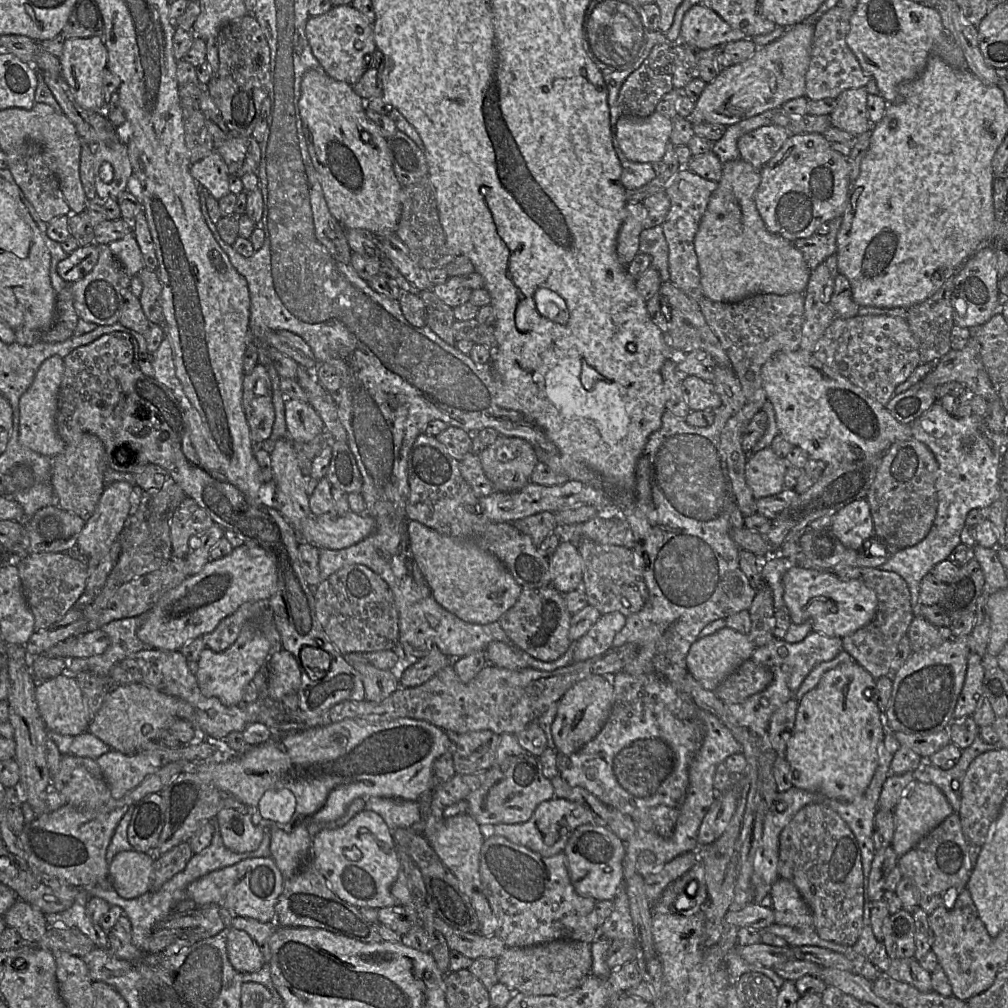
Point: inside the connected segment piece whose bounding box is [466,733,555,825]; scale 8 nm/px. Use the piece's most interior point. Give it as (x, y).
(512, 788)

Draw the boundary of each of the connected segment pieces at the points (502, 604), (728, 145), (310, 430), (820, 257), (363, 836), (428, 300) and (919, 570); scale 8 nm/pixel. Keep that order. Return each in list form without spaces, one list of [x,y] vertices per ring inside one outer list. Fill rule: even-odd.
[[[413,520],[408,522],[407,530],[414,561],[430,588],[433,598],[448,612],[466,622],[488,624],[499,621],[500,617],[515,604],[522,587],[516,583],[499,559],[477,542],[441,534]]]
[[[767,110],[754,117],[727,126],[724,135],[713,143],[711,151],[718,156],[722,164],[739,159],[738,139],[761,126],[771,125],[774,113],[775,110]]]
[[[287,398],[284,404],[288,437],[293,442],[310,442],[325,432],[325,425],[311,404]]]
[[[838,216],[830,222],[830,232],[826,235],[814,233],[808,238],[796,239],[793,244],[798,249],[811,271],[837,253],[837,235],[842,224],[842,216]]]
[[[362,810],[342,827],[320,830],[312,838],[311,861],[326,878],[333,892],[347,903],[358,908],[376,909],[398,905],[390,893],[390,888],[397,879],[401,867],[397,845],[393,838],[393,832],[378,813]]]
[[[432,289],[419,291],[419,297],[425,304],[425,325],[428,325],[433,332],[446,343],[455,346],[456,339],[454,337],[452,325],[456,319],[454,317],[453,308],[440,300]]]
[[[935,402],[910,425],[912,438],[924,443],[932,451],[939,465],[935,483],[937,513],[929,533],[920,542],[891,554],[877,569],[894,572],[905,581],[914,611],[919,604],[922,578],[929,574],[936,564],[947,560],[951,552],[961,544],[960,535],[968,513],[973,509],[985,511],[1000,497],[1000,467],[1002,458],[1004,459],[1007,436],[1006,431],[992,432],[985,418],[974,413],[968,417],[952,416],[940,402]]]

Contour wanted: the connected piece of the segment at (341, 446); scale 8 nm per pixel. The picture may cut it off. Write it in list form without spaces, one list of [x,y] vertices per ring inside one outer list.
[[[327,439],[332,448],[332,455],[327,471],[327,479],[333,487],[344,493],[361,493],[362,476],[356,459],[347,442]]]

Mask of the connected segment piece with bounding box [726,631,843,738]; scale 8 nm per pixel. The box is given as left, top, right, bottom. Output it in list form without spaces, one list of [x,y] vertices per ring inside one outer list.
[[[813,631],[798,643],[773,639],[763,647],[756,648],[751,657],[754,662],[771,670],[773,681],[763,691],[748,697],[743,702],[726,704],[727,710],[740,726],[748,728],[752,734],[760,738],[765,738],[772,714],[795,697],[798,688],[814,667],[834,659],[841,651],[843,651],[842,638],[827,637]]]

